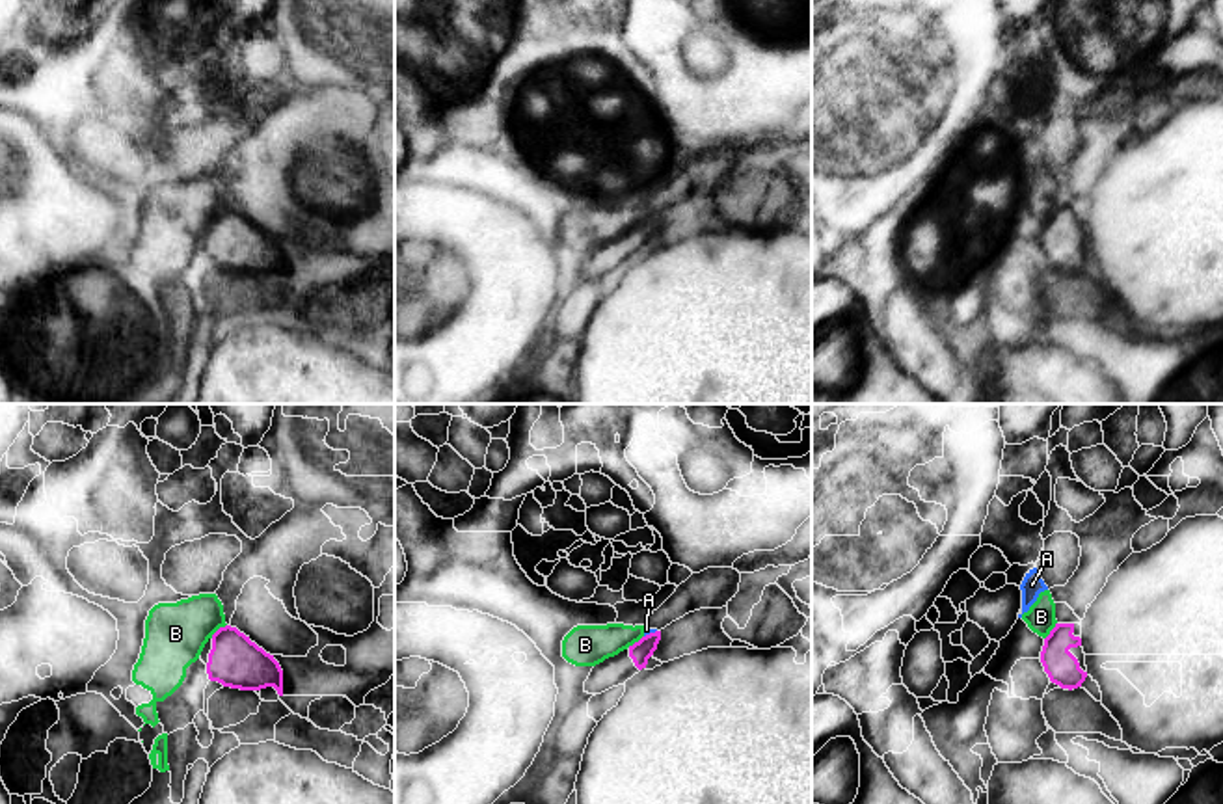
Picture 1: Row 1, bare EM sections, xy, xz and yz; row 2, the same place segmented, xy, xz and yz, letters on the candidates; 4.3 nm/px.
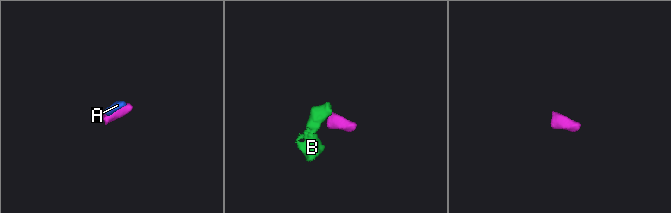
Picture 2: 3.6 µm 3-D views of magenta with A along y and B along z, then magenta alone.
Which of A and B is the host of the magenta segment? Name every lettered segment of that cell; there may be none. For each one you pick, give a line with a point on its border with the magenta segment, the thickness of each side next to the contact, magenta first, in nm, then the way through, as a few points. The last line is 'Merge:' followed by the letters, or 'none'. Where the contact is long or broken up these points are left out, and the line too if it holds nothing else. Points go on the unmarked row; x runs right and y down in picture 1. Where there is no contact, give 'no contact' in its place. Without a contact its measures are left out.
Merge: none

